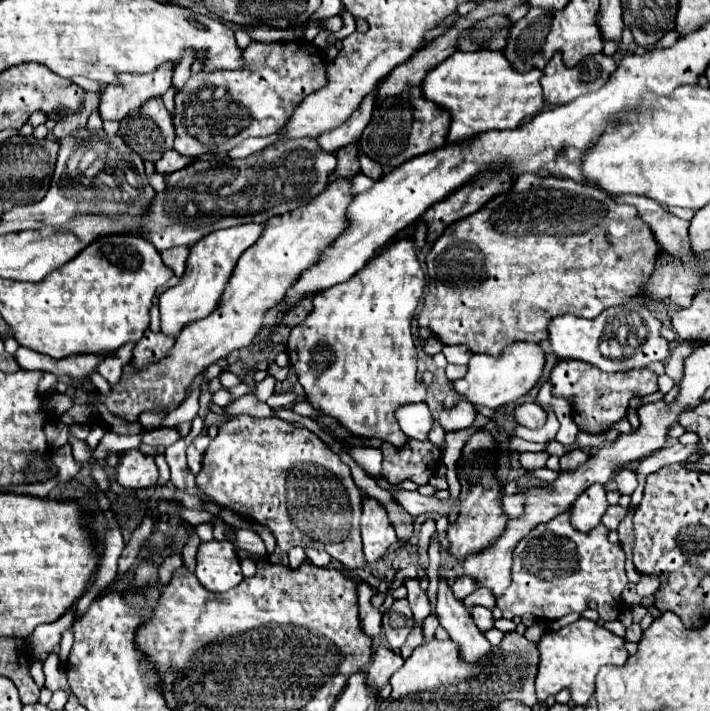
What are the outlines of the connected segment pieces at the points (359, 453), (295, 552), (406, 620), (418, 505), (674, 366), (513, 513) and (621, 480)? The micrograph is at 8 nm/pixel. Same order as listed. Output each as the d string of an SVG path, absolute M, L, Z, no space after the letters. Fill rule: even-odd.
M351 448L353 460L371 476L381 476L381 450L379 448Z
M299 546L291 548L288 551L289 566L291 568L299 568L303 563L308 562L308 558L305 554L304 548Z
M407 598L403 600L395 600L393 606L389 610L383 612L383 632L385 632L385 638L389 642L389 646L393 650L401 648L407 640L407 634L409 630L413 628L413 614L411 614L411 608L409 608L409 602Z
M399 490L393 494L393 498L411 514L411 516L425 516L425 514L447 514L445 506L439 498L433 496L421 496L419 492L407 492Z
M679 344L673 352L671 352L671 358L667 360L667 366L665 366L665 374L671 376L675 382L679 382L681 378L681 372L683 372L683 360L691 354L691 346L689 344Z
M517 492L517 494L511 494L511 496L503 496L501 498L501 510L509 514L509 518L519 518L523 516L523 510L525 510L525 492Z
M623 468L617 476L615 476L615 482L617 482L617 488L621 494L633 494L635 488L639 486L639 476L633 468Z

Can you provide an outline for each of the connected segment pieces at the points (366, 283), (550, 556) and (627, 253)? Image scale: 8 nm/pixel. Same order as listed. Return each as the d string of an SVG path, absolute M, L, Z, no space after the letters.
M405 238L391 244L385 252L367 262L353 278L343 284L335 284L313 298L311 314L291 330L287 354L291 366L297 372L299 384L305 390L305 400L319 410L335 418L343 428L359 438L379 438L403 448L407 436L395 422L395 410L405 404L425 402L425 384L417 382L417 350L411 336L411 320L419 304L419 296L425 288L425 274L417 262L413 240Z
M571 508L563 514L557 514L551 522L535 526L527 536L519 540L513 550L513 582L505 590L505 594L497 600L497 606L505 612L513 612L515 616L535 616L545 620L557 620L569 612L583 612L589 600L597 602L599 618L603 622L613 622L621 616L621 592L629 582L625 576L625 552L621 544L613 544L607 540L609 530L599 524L589 532L579 532L571 526Z
M521 174L515 184L511 186L509 192L503 192L489 200L481 210L475 214L461 218L453 222L433 244L433 248L427 254L427 274L429 274L429 292L427 292L427 324L419 324L423 328L429 328L445 346L453 344L463 344L471 352L479 354L489 354L497 358L507 346L515 342L535 342L541 344L547 340L547 324L551 318L561 316L561 314L573 314L581 318L595 318L599 316L605 308L611 306L621 306L627 304L631 298L643 294L643 286L647 284L647 278L655 266L657 260L657 242L653 240L647 224L637 216L637 210L631 206L619 206L615 204L607 194L599 190L591 190L591 186L581 186L573 180L565 178L541 178L537 174Z

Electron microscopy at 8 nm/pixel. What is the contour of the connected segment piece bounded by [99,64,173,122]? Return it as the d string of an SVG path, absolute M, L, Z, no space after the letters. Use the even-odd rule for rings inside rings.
M159 66L153 74L123 74L121 82L109 84L101 94L99 114L105 120L123 120L131 110L143 106L151 98L163 96L171 86L173 68Z

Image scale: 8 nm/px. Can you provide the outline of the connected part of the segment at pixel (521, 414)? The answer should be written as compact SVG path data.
M521 404L521 406L517 406L517 408L511 410L511 416L513 416L513 420L517 424L527 426L531 430L541 428L545 424L545 420L547 420L547 414L537 404Z

